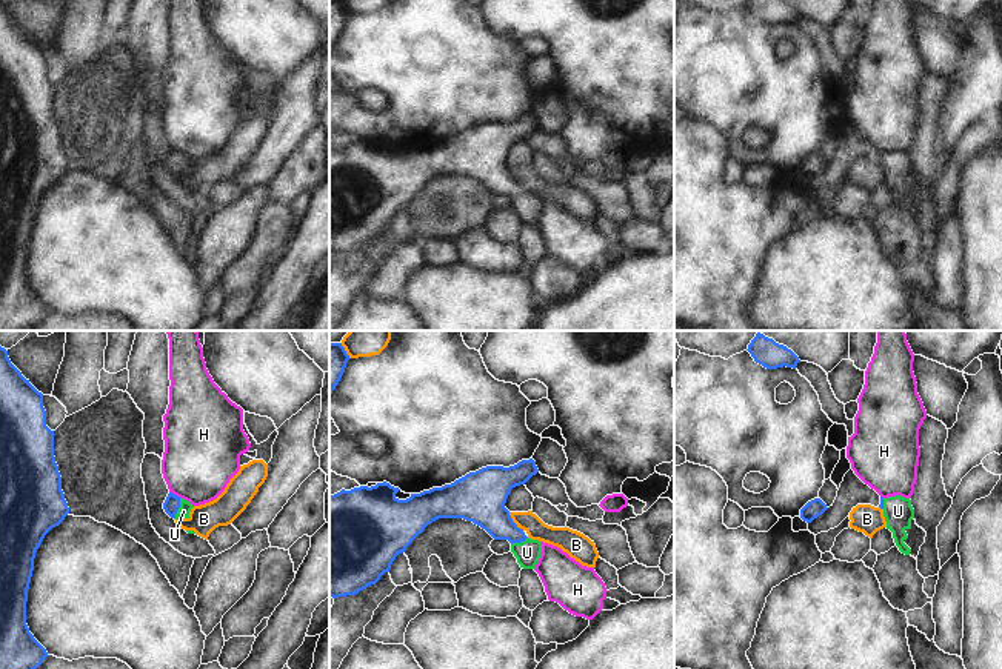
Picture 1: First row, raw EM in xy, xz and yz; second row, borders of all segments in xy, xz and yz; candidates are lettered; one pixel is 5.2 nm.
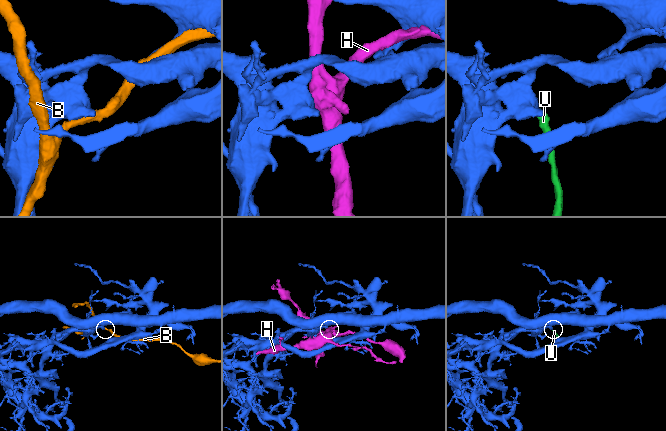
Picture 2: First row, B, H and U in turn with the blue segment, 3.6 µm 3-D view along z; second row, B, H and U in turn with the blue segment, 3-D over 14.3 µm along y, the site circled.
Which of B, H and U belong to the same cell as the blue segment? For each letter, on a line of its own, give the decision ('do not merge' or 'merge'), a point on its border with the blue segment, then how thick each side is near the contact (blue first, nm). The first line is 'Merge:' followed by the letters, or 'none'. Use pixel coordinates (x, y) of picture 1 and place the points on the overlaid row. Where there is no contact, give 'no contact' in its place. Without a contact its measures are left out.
Merge: U
B: do not merge; contact xz (513, 522); calibres 260 and 110 nm
H: do not merge; contact xy (176, 495); calibres 90 and 380 nm
U: merge; contact xy (179, 506); calibres 90 and 70 nm

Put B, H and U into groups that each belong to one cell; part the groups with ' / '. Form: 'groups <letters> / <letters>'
groups B / H / U

